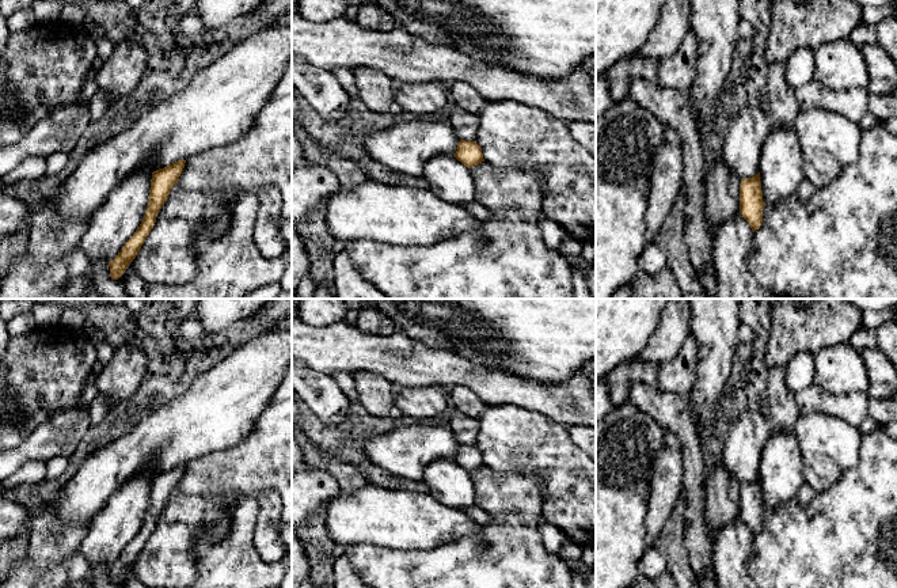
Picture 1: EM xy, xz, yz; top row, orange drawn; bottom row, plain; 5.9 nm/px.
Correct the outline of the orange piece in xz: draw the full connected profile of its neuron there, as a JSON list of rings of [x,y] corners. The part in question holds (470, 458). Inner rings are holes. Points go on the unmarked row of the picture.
[[[460,444],[453,460],[468,473],[484,466],[482,452],[476,445]]]

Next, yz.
[[[760,477],[742,483],[740,488],[740,517],[749,527],[753,536],[763,527],[764,511]]]

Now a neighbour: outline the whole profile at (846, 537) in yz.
[[[878,426],[862,436],[858,463],[807,505],[791,498],[765,509],[746,570],[759,588],[897,588],[897,439]]]

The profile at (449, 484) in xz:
[[[436,459],[423,473],[427,493],[438,502],[453,508],[475,504],[475,488],[468,471],[453,459]]]

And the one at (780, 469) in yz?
[[[772,430],[760,462],[760,485],[764,509],[795,498],[805,482],[799,441],[794,430]]]

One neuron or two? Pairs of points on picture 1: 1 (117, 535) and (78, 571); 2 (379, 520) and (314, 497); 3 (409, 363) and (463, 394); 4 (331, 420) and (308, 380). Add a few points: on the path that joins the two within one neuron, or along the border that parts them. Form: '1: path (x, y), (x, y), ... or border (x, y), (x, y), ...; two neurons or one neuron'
1: border (78, 549), (91, 565); two neurons
2: border (341, 490), (325, 507); two neurons
3: border (449, 389), (468, 387), (482, 401); two neurons
4: path (331, 410), (327, 401), (316, 390); one neuron

